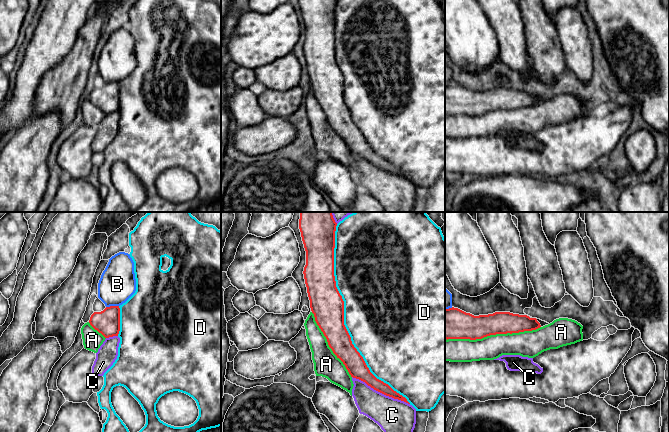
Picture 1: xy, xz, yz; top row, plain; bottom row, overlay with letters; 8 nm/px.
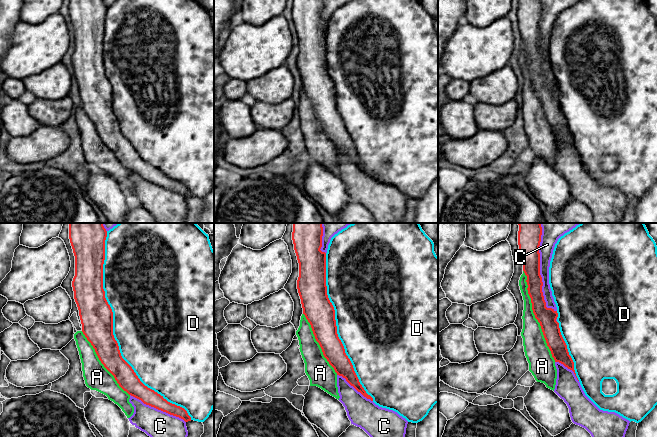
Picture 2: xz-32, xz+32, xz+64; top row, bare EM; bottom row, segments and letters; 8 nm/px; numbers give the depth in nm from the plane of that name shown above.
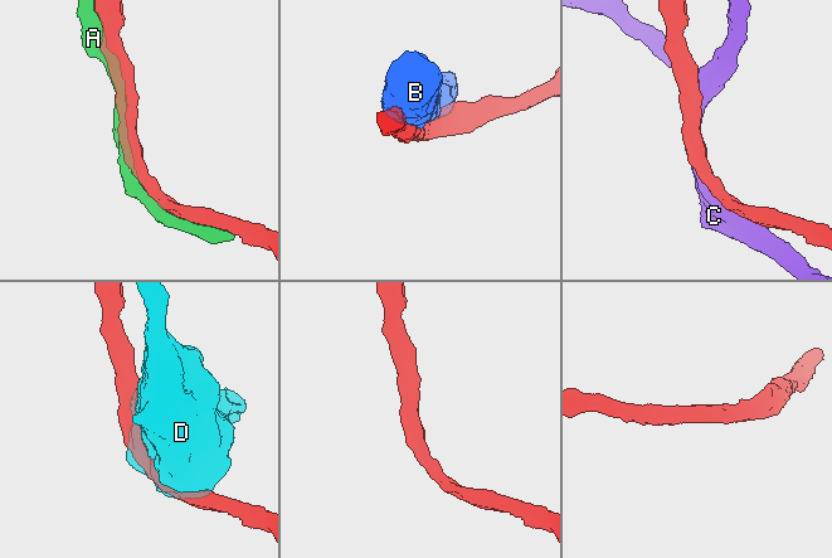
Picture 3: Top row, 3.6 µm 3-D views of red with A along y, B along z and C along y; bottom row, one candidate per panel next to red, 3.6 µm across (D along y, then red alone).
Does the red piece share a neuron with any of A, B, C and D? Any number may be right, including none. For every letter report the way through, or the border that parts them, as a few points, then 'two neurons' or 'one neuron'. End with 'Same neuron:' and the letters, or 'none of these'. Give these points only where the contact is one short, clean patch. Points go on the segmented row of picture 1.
A: one neuron
B: two neurons
C: two neurons
D: two neurons
Same neuron: A

